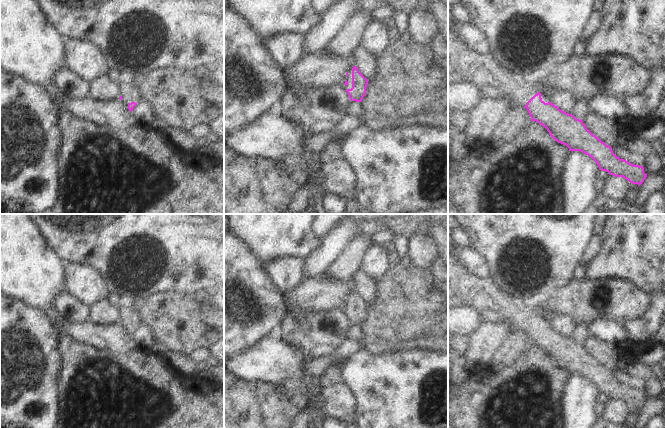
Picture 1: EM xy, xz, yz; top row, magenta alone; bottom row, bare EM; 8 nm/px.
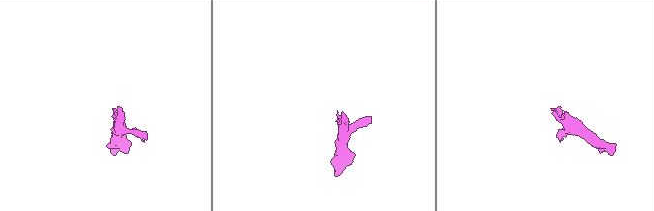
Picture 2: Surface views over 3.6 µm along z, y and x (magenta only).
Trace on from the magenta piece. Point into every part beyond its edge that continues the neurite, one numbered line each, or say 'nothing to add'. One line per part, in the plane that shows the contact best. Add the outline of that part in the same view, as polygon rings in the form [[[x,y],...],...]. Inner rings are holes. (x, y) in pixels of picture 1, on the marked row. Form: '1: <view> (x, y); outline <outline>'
1: xz (349, 78); outline [[[352,70],[348,72],[348,76],[346,77],[346,80],[348,81],[348,84],[344,85],[343,89],[344,90],[351,89],[352,88]]]

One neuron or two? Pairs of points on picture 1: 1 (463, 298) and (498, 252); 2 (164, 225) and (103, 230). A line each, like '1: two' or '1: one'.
1: two
2: one

